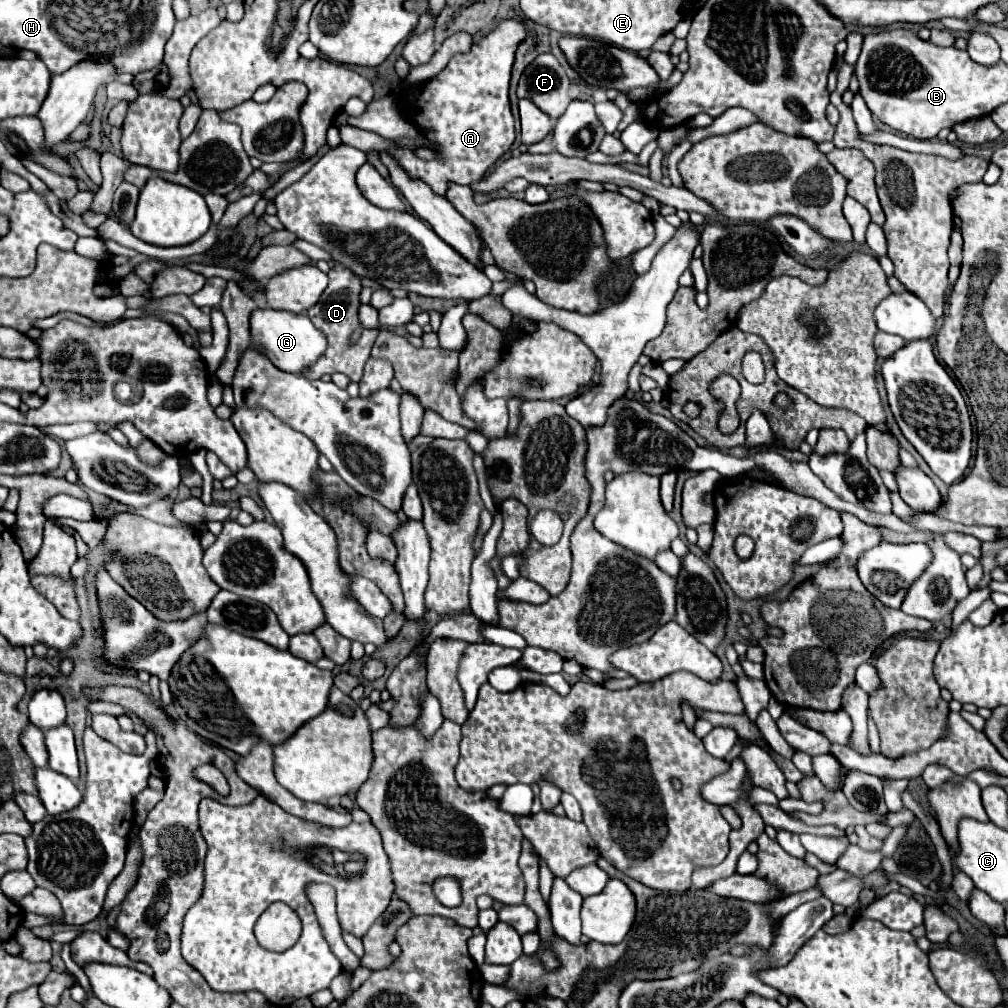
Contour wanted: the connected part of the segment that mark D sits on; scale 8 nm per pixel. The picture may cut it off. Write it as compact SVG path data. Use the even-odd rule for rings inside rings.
M336 264L330 272L328 272L328 288L326 288L326 294L322 294L322 298L314 304L314 308L308 310L308 316L310 320L314 322L314 326L318 330L322 330L328 338L328 348L326 352L318 358L318 362L314 366L310 366L308 370L302 372L302 376L306 378L320 378L322 374L334 374L334 372L342 372L346 374L350 380L358 382L364 374L364 364L368 362L370 358L370 350L374 346L374 340L378 336L378 328L370 330L370 328L362 328L360 324L360 318L358 318L358 308L360 308L360 290L362 290L362 282L360 278L350 272L348 268ZM362 328L362 336L360 336L360 342L356 346L348 346L348 338L354 330Z

